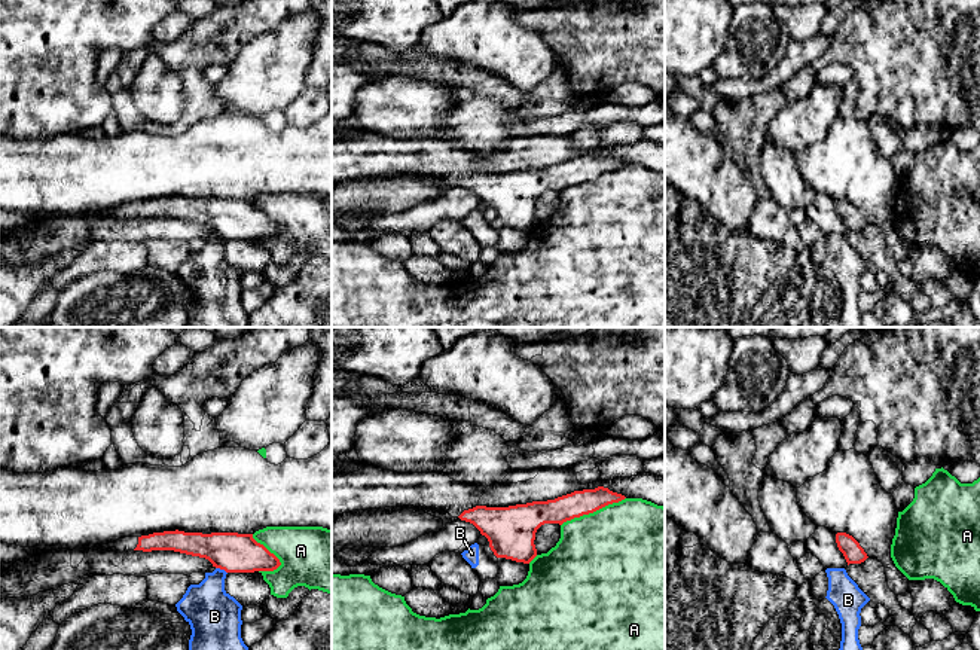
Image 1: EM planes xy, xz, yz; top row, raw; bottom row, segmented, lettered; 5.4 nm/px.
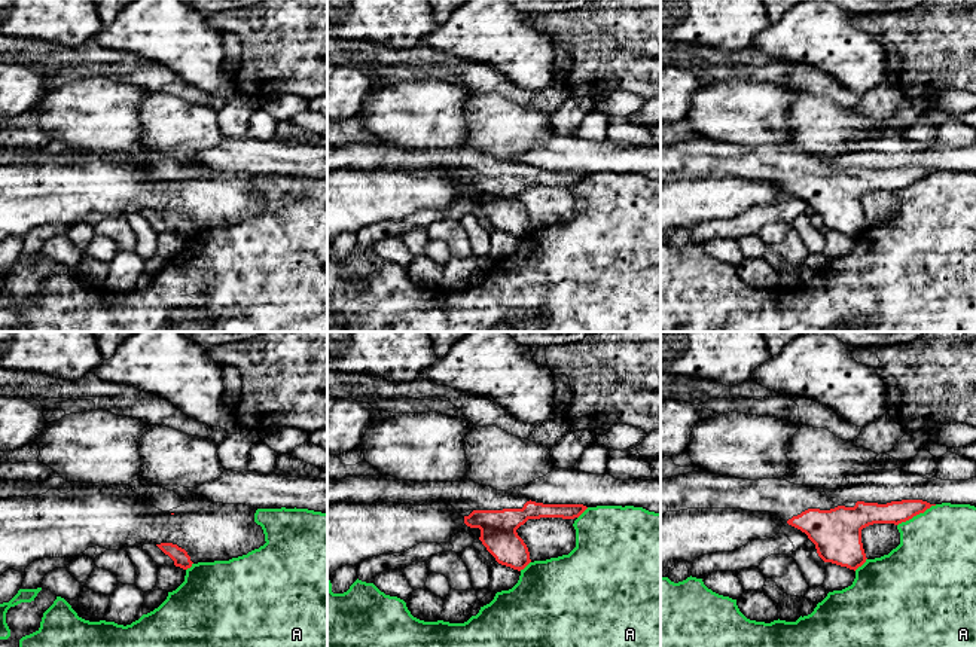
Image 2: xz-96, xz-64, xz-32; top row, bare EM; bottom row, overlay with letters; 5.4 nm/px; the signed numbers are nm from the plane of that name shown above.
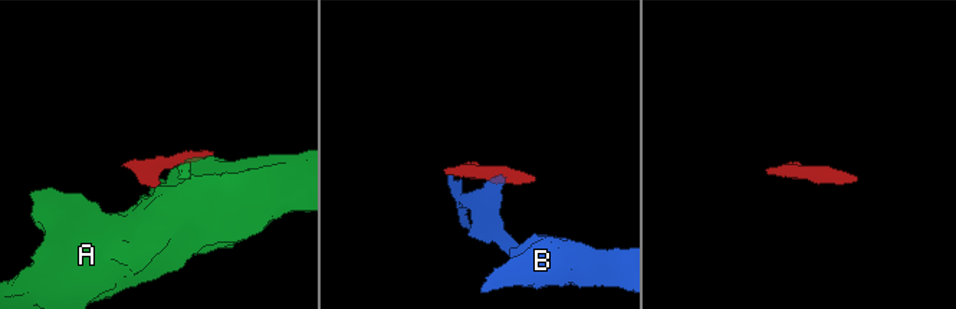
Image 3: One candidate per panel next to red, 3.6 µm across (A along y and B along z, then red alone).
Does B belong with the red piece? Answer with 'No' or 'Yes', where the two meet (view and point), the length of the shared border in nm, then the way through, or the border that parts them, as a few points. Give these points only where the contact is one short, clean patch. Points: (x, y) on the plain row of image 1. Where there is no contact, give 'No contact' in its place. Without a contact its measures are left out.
No. Touches red at xy (222, 235). Shared border 70 nm. Boundary: xy (216, 234), (226, 240)

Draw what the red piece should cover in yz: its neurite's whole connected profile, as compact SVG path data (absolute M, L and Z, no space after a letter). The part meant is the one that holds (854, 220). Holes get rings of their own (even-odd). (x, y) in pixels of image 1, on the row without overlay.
M837 199L836 210L839 217L843 220L848 232L861 231L868 225L864 216L860 213L860 210L846 199Z

